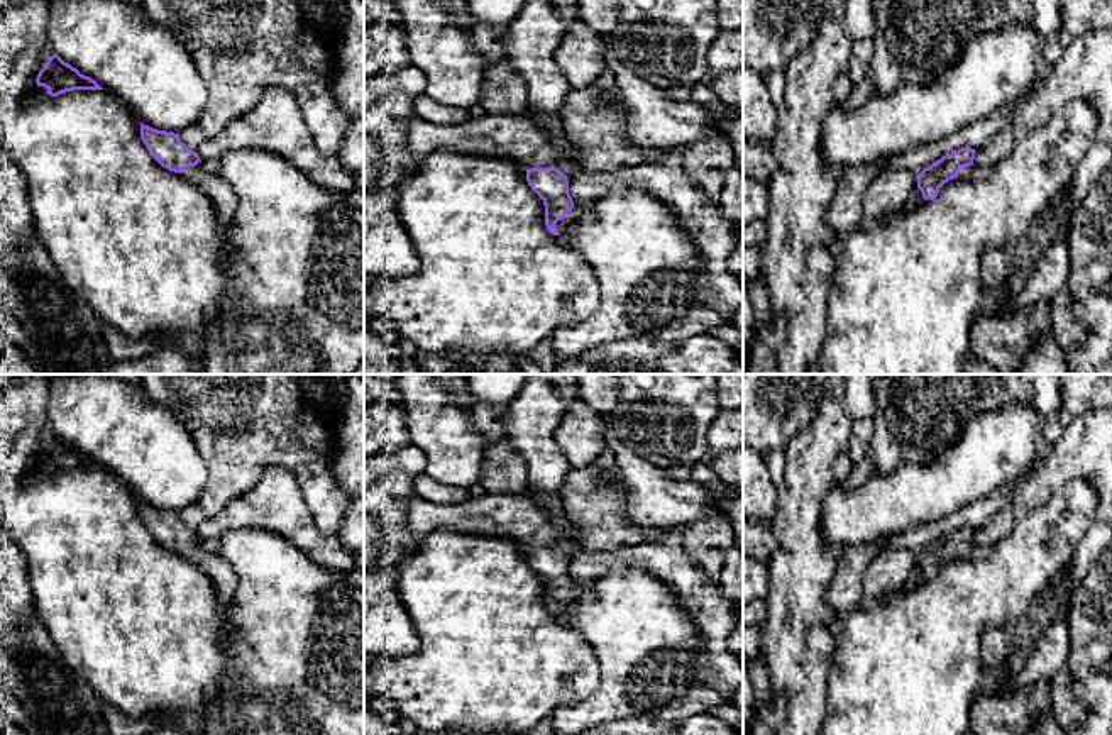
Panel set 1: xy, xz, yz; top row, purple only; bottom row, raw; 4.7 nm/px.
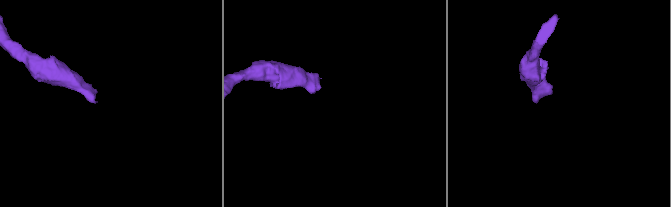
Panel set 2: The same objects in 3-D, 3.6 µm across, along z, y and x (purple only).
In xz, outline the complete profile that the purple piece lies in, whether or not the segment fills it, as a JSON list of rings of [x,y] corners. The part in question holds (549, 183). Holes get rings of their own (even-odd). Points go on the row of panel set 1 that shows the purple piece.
[[[553,166],[526,169],[526,181],[543,200],[547,230],[562,239],[569,239],[575,224],[597,203],[597,200],[592,200],[575,207],[569,193],[567,176]]]

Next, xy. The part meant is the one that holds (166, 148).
[[[140,124],[140,139],[151,156],[166,169],[181,173],[190,183],[210,196],[220,217],[222,227],[228,230],[237,210],[237,195],[218,174],[201,168],[198,152],[188,149],[179,134],[157,130]]]

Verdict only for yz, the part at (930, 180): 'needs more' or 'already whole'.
needs more

